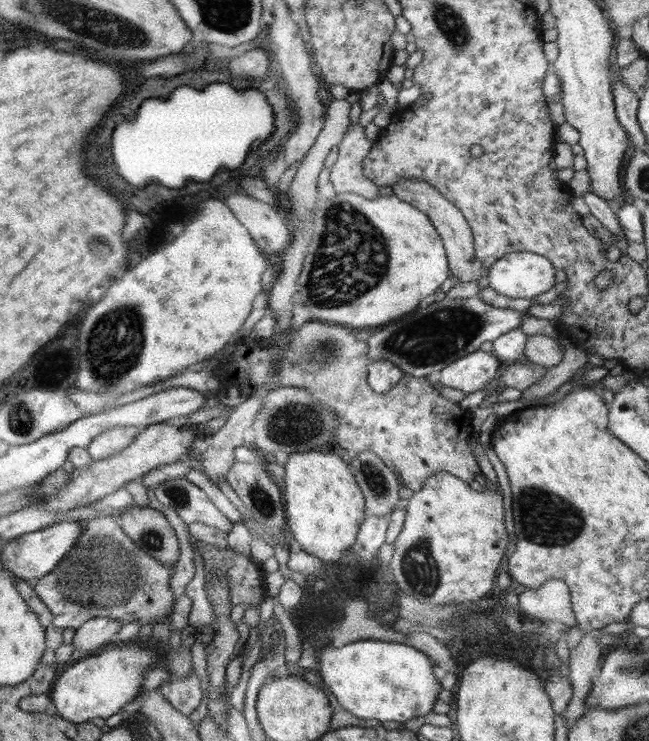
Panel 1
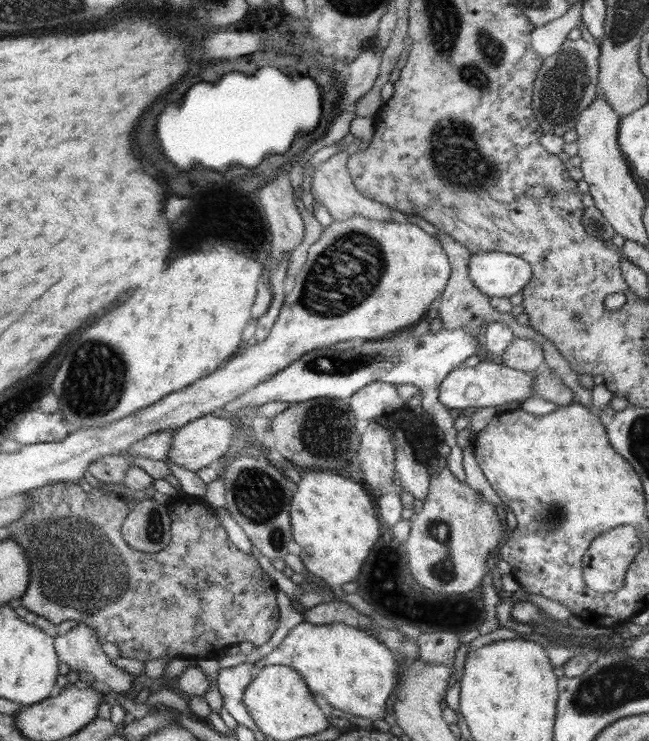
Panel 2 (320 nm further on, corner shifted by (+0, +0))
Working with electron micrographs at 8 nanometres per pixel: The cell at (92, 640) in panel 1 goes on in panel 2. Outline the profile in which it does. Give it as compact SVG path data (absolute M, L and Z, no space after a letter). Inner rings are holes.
M78 623L72 627L64 636L54 637L54 647L59 657L59 660L70 667L70 671L84 673L93 678L97 682L104 682L110 686L114 692L118 692L124 696L130 686L136 679L136 676L131 676L125 673L124 670L116 667L113 660L110 659L104 651L102 651L102 643L98 641L96 631L85 624Z

